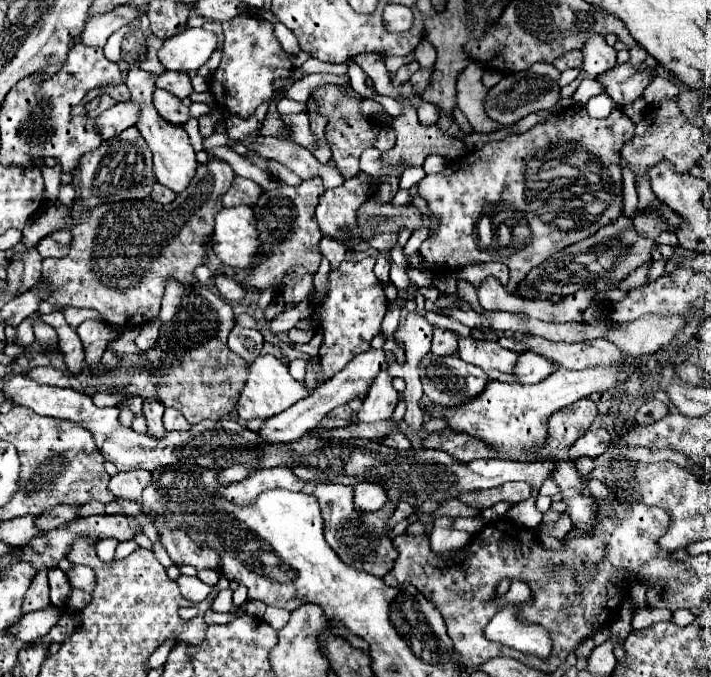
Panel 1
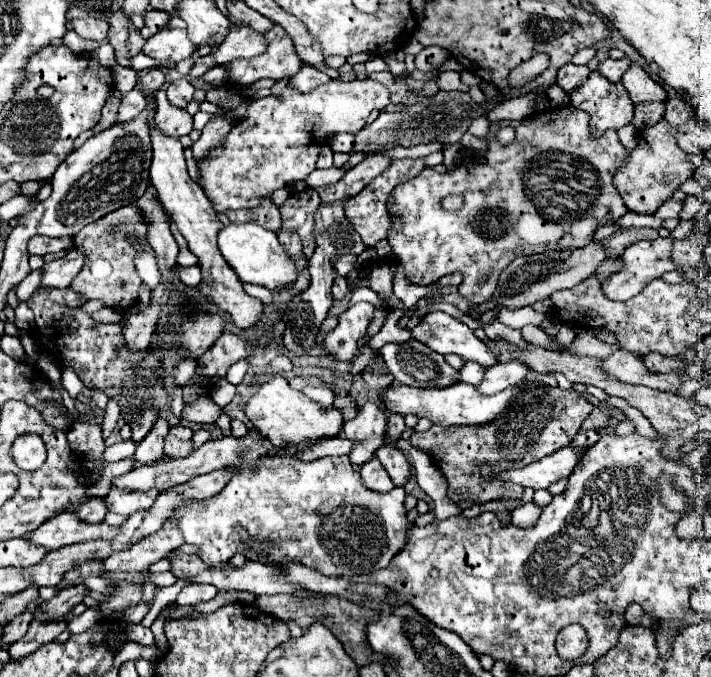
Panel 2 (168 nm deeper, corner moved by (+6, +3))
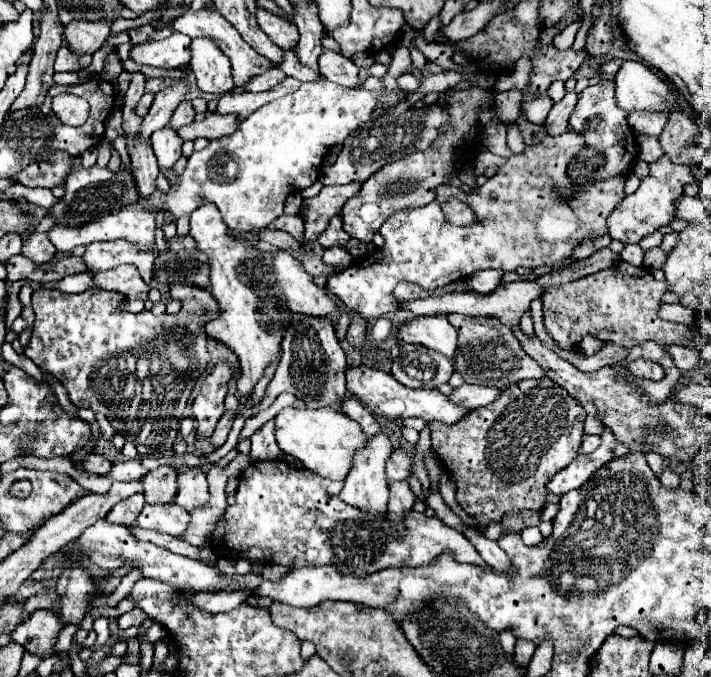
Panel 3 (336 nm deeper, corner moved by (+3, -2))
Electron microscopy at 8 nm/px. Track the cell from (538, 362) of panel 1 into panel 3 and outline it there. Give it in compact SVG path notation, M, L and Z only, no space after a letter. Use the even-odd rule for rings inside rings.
M464 383L462 387L458 387L450 399L458 405L464 405L468 409L478 409L478 407L486 407L492 401L496 401L496 397L500 397L502 389L496 387L488 387L488 385L470 385Z

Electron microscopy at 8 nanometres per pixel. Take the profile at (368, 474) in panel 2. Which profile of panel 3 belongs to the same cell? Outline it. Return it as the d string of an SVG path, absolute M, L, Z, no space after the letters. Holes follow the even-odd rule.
M394 451L386 463L386 479L392 481L400 481L406 479L410 475L410 457L402 451Z

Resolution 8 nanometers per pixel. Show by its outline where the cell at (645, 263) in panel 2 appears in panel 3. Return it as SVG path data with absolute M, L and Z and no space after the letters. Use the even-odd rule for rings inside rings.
M626 245L620 253L622 261L630 261L632 265L644 265L644 251L640 245Z

